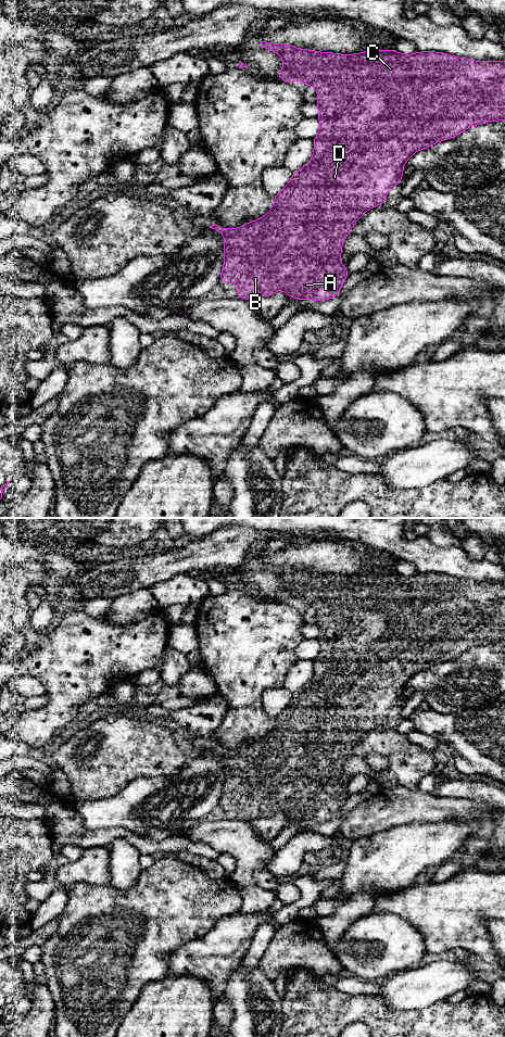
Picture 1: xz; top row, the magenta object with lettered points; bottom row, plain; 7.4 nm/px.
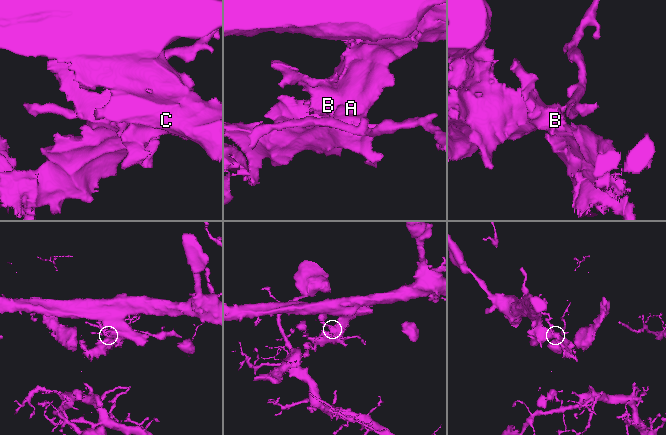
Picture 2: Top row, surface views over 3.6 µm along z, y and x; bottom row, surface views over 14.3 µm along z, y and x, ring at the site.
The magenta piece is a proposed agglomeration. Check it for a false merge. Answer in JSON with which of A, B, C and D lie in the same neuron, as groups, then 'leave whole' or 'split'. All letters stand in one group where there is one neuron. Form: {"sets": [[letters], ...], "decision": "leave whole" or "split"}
{"sets": [["A"], ["B", "C", "D"]], "decision": "split"}

